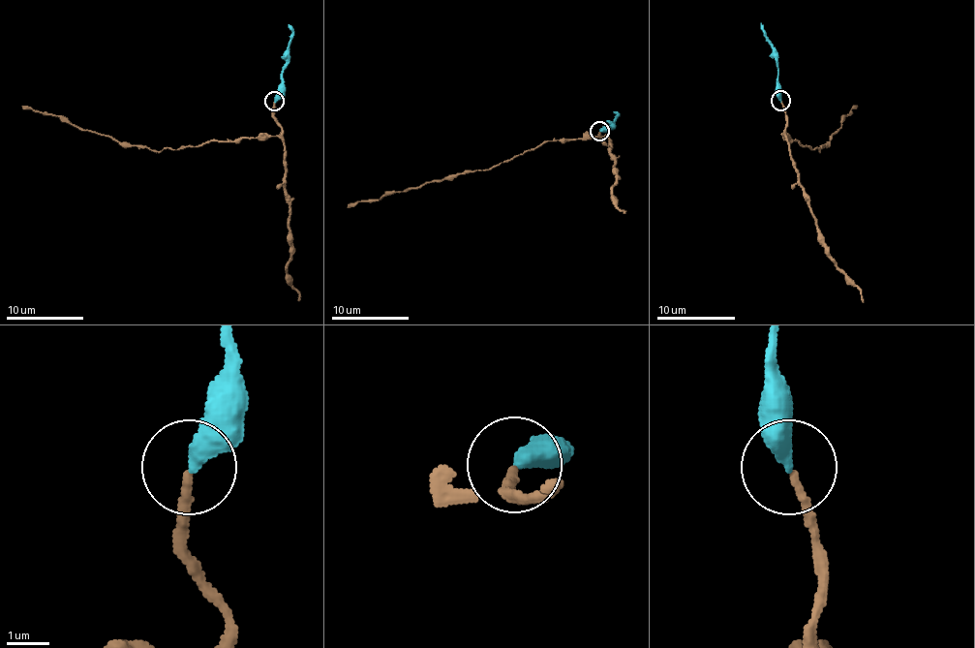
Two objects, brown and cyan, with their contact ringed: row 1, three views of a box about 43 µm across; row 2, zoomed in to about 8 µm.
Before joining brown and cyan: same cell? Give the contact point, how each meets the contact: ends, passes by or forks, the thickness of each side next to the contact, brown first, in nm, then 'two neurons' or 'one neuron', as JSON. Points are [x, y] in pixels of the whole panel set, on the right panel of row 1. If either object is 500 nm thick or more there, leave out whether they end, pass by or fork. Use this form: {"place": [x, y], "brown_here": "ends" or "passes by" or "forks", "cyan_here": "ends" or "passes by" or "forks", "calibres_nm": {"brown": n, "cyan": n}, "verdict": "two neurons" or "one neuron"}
{"place": [780, 101], "brown_here": "ends", "cyan_here": "ends", "calibres_nm": {"brown": 200, "cyan": 400}, "verdict": "one neuron"}

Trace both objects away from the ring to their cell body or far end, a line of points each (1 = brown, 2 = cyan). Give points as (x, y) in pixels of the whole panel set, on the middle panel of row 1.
1: (600, 133), (600, 137), (606, 137), (544, 140), (488, 169), (388, 191), (379, 199), (348, 206)
2: (600, 131), (612, 127), (618, 115), (614, 111)

